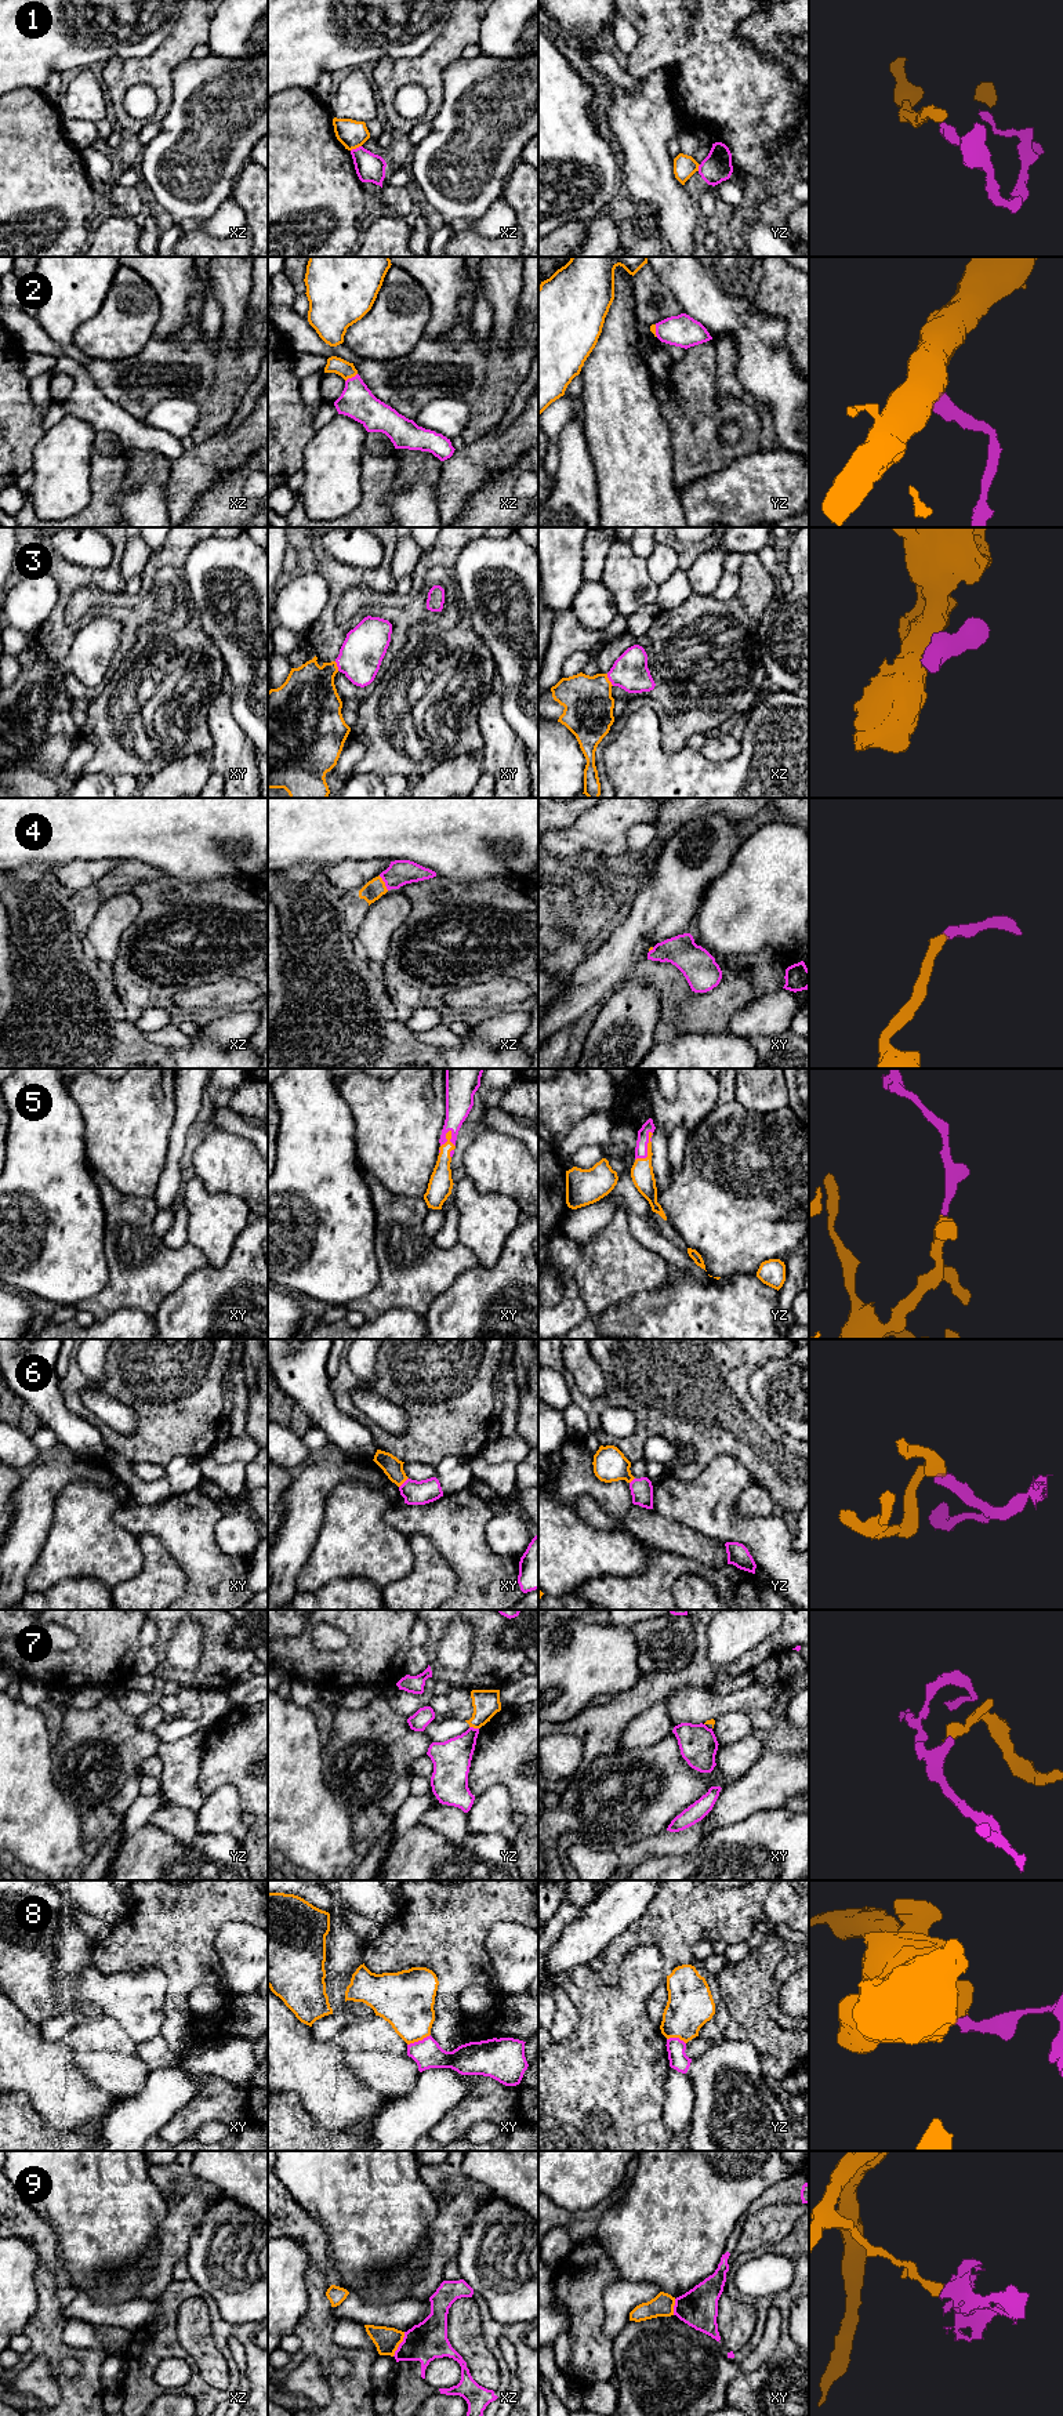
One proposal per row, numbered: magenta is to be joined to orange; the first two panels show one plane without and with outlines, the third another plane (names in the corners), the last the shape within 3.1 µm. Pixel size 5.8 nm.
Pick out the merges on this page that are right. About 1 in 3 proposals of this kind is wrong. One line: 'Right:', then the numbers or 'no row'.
Right: 2, 3, 4, 5, 6

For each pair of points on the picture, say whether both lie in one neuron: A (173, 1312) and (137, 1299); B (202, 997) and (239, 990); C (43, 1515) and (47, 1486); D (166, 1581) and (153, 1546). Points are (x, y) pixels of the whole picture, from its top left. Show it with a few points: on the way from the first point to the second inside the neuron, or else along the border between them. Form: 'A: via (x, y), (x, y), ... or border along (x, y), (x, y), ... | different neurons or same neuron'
A: border along (181, 1284), (162, 1302), (152, 1316) | different neurons
B: via (211, 994), (229, 991) | same neuron
C: via (43, 1508), (43, 1493) | same neuron
D: via (160, 1573), (155, 1555) | same neuron

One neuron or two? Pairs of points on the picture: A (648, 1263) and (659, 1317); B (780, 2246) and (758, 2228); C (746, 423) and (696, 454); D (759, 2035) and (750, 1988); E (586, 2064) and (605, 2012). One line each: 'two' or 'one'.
A: two
B: two
C: one
D: one
E: one

